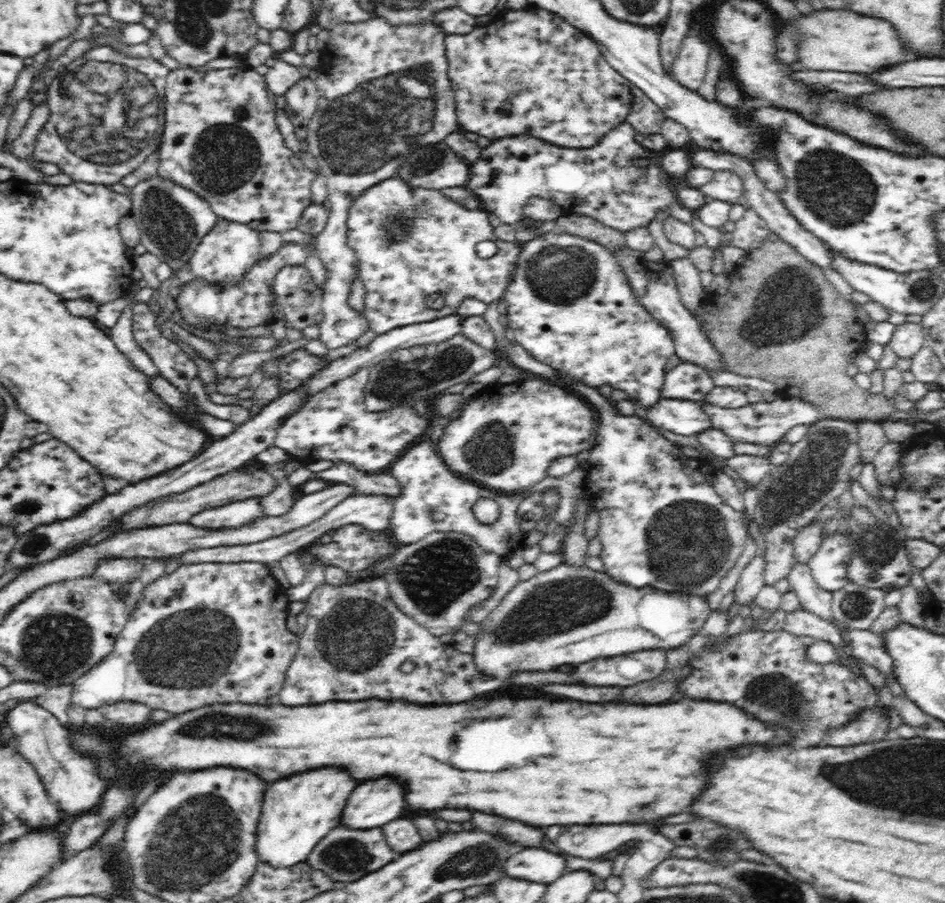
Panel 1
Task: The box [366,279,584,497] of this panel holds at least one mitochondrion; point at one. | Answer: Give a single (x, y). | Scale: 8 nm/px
(454, 361)

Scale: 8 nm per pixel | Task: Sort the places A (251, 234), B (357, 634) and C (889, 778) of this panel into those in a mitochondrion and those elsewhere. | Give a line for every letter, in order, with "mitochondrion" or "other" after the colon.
A: other
B: mitochondrion
C: mitochondrion

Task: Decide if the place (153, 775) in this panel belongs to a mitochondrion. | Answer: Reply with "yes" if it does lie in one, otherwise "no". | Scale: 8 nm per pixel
no

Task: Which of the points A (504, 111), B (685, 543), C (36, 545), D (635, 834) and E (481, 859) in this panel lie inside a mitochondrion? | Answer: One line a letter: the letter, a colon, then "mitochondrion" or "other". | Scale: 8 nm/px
A: other
B: mitochondrion
C: mitochondrion
D: other
E: mitochondrion

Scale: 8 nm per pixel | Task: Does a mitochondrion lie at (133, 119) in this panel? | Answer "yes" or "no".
yes

